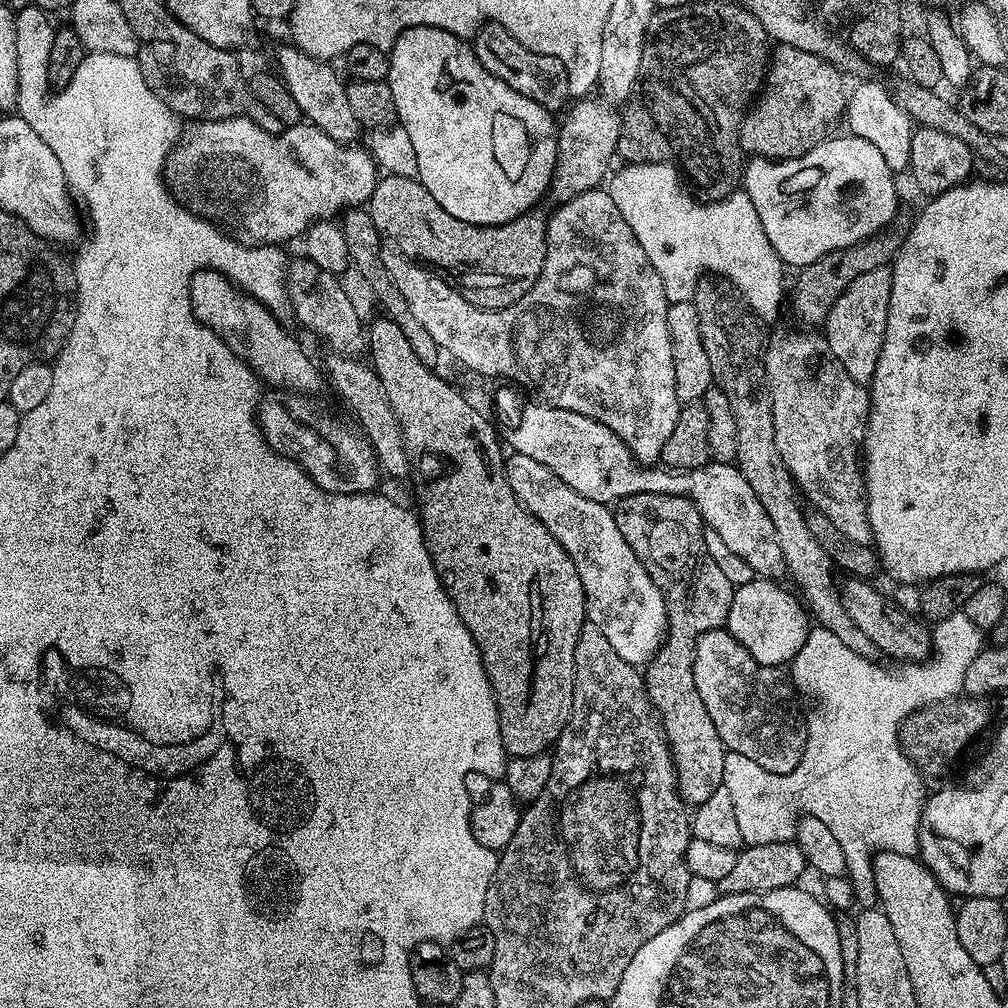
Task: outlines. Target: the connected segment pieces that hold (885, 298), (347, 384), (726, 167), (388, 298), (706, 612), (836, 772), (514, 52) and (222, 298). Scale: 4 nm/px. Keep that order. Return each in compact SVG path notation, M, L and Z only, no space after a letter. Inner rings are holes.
M891 267L870 270L854 278L850 286L834 302L830 314L824 319L822 335L827 340L834 358L846 366L846 374L854 382L867 385L878 366L878 354L882 354L882 342L886 338L886 314L890 314Z
M329 355L328 372L336 383L336 392L344 399L344 404L356 415L355 423L362 433L372 452L376 455L376 463L380 465L385 477L393 476L396 480L407 481L410 476L408 455L402 438L402 426L398 426L398 418L394 410L390 410L390 398L386 398L386 390L382 390L382 382L371 366L363 364L363 359L351 356Z
M696 2L660 8L648 23L642 66L638 66L636 85L622 108L616 147L619 159L629 164L671 164L696 183L695 191L701 197L726 199L742 184L746 156L740 150L740 127L754 97L761 91L769 63L770 39L748 8L740 4Z
M359 207L347 209L343 216L342 227L351 267L357 268L360 271L361 278L372 287L373 294L380 299L380 304L384 307L383 315L394 321L398 330L402 330L402 334L406 334L414 354L418 354L418 358L422 358L422 362L427 368L439 369L442 353L438 342L434 342L434 338L430 338L429 332L426 331L426 326L422 326L422 322L418 322L418 318L414 318L409 303L406 302L401 291L392 284L390 274L387 273L386 266L383 264L383 251L382 246L380 246L382 234L374 226L374 218L370 218L367 210L361 210Z
M630 494L626 498L616 501L614 505L614 515L616 517L618 530L622 530L622 538L626 538L630 550L634 550L634 554L643 562L644 569L652 575L652 580L659 586L660 593L664 595L664 605L666 606L666 614L668 615L668 630L676 630L676 634L684 638L682 656L684 656L684 652L694 652L698 638L702 633L727 625L728 615L730 614L730 602L732 601L734 591L734 586L726 578L726 574L722 574L722 570L718 570L718 562L714 562L714 558L710 558L710 554L706 550L706 542L704 541L706 525L700 516L700 511L696 509L694 502L686 496L675 496L674 494Z
M963 610L950 614L950 618L935 621L930 635L932 650L926 662L904 662L896 666L893 672L887 672L875 664L875 659L854 654L854 650L830 634L830 630L819 626L809 627L806 642L802 642L802 650L798 650L790 662L793 685L803 695L805 692L816 698L816 709L806 716L808 737L802 762L798 762L798 766L788 774L778 775L763 769L758 762L751 761L744 754L727 751L724 755L721 783L733 799L738 830L747 847L793 841L801 815L822 818L838 846L842 846L842 854L846 854L846 876L852 881L856 903L860 906L867 905L876 894L870 863L873 854L893 852L916 856L919 853L918 830L926 799L926 781L900 748L900 724L920 708L959 697L964 692L964 679L970 662L978 658L986 644L985 633L974 626L970 618L966 618Z
M491 22L481 24L474 37L474 47L478 62L482 62L482 66L486 66L490 74L502 78L502 82L506 82L510 90L518 90L518 94L538 102L538 106L553 114L559 113L559 108L563 109L569 103L568 71L562 62L558 62L558 58L532 52L522 46L522 42L518 42L518 38L511 36L502 25Z
M201 268L194 273L188 289L196 320L214 330L214 334L230 346L239 360L247 362L265 385L276 390L316 394L320 388L320 372L304 353L303 346L286 329L280 328L281 321L275 312L247 292L240 291L215 268Z

